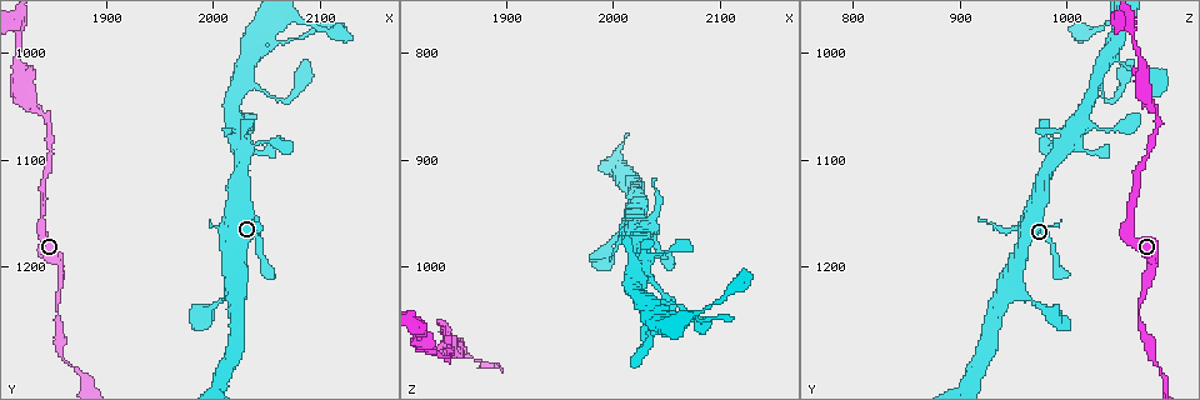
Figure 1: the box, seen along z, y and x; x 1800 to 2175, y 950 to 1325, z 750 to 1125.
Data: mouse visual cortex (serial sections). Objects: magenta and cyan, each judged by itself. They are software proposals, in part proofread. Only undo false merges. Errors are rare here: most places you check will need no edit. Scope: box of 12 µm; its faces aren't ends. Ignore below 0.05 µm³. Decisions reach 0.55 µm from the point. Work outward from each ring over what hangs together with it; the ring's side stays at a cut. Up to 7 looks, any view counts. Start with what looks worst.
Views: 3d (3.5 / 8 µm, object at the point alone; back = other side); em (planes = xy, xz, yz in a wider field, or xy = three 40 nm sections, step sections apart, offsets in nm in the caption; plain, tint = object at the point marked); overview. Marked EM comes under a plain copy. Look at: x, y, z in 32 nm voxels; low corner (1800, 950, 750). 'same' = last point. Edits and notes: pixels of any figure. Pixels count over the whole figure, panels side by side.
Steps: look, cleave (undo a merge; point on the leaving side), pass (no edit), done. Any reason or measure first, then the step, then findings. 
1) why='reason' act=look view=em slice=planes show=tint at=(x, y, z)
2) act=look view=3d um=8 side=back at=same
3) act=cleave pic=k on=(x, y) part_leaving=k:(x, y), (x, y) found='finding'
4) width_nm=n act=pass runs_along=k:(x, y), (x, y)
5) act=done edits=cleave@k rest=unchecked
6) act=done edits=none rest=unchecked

act=look view=3d um=3.5 at=(2036, 1090, 1016)

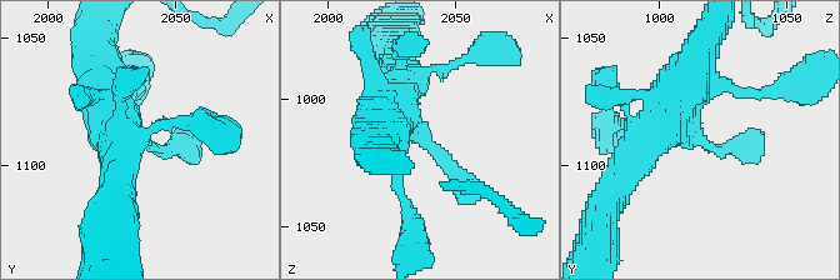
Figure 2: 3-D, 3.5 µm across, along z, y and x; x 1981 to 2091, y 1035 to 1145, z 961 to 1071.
why='now the EM' act=look view=em slice=xy step=5 show=tint at=(2038, 1091, 1016)

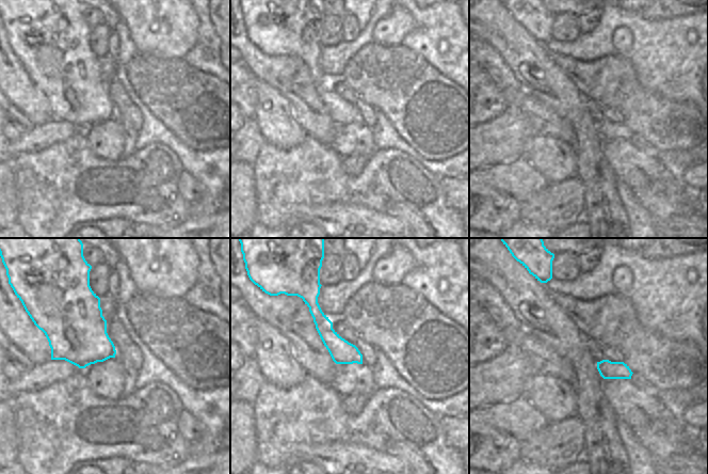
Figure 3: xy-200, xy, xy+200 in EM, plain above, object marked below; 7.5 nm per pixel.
act=pass runs_along=3:(315, 297), (325, 331), (359, 361) found='one cell here'

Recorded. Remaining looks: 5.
why='thin neck' act=look view=3d um=3.5 at=(1856, 1244, 1068)

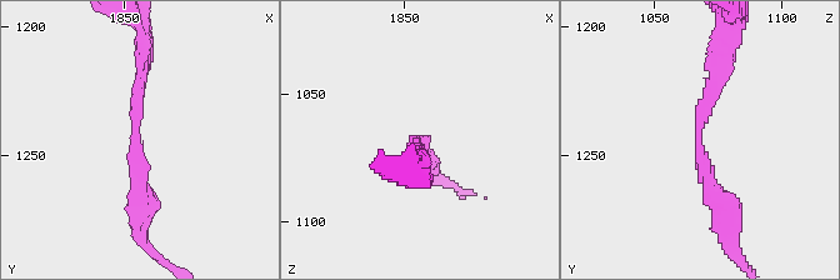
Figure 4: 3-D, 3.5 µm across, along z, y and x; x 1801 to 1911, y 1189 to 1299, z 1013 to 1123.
arm_widths_nm=200,200 act=look view=em slice=xy step=1 show=tint at=(1854, 1243, 1068)

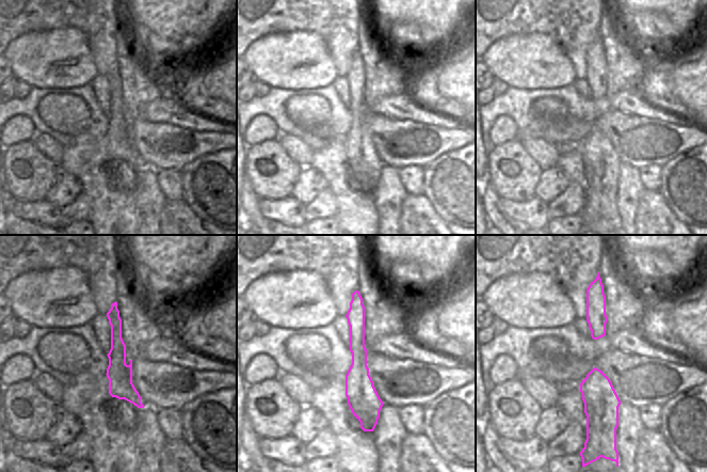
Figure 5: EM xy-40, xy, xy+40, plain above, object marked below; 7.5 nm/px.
act=pass runs_along=5:(356, 294), (365, 425) found='one cell here'

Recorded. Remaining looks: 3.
why='side arm on a straight run' act=look view=3d um=3.5 at=(2026, 1024, 1026)

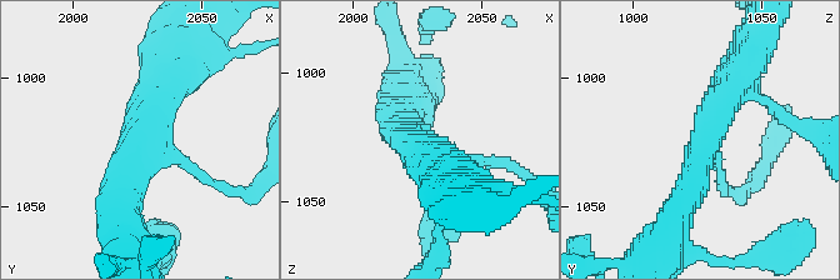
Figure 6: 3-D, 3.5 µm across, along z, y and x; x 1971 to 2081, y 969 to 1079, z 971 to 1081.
arms=3 arm_widths_nm=150,400,450 why='now the EM' act=look view=em slice=xy step=1 show=tint at=(2026, 1025, 1028)

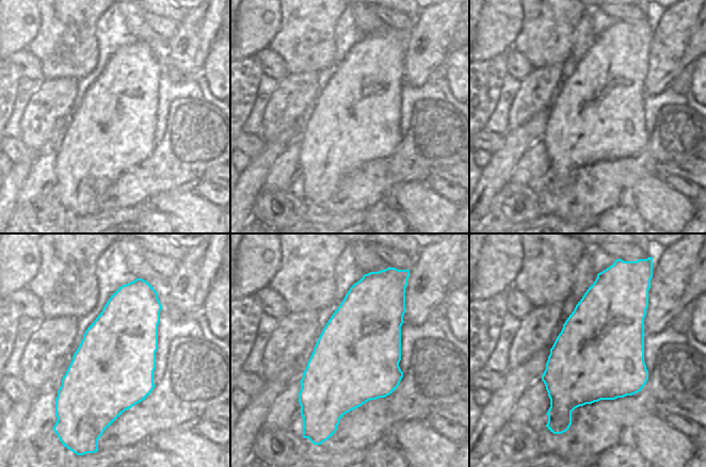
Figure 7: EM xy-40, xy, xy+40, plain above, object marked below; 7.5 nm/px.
act=look view=em slice=xy step=3 show=tint at=same

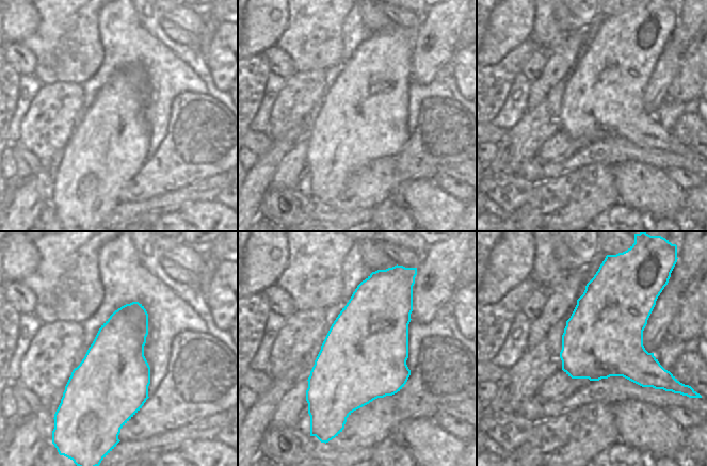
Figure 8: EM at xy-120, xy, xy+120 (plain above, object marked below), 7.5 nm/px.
act=pass runs_along=6:(676, 216), (715, 109), (736, 75) found='all the same cell'

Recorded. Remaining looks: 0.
act=done edits=none rest=unchecked

